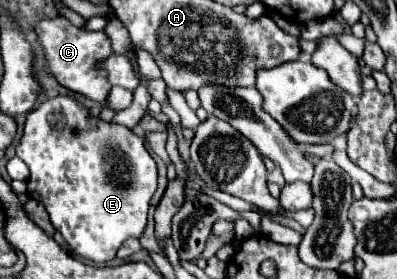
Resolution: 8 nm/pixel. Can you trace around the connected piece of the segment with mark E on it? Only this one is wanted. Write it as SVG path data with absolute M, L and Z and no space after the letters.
M56 96L28 112L24 134L16 146L16 156L30 168L30 176L26 180L28 196L46 206L54 230L62 234L66 244L78 256L94 262L108 262L116 258L118 248L128 238L140 238L144 234L150 198L156 192L156 162L148 154L144 140L130 128L90 118L90 112L78 100Z

